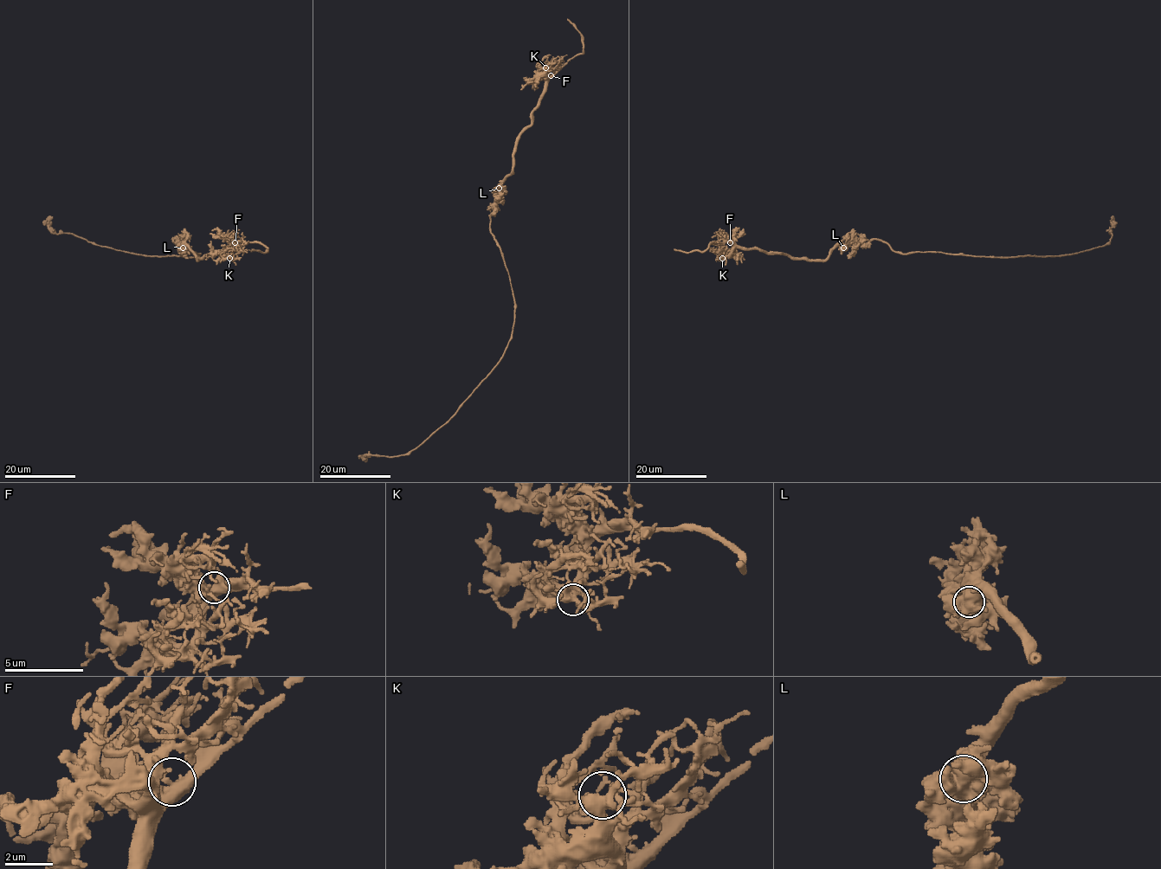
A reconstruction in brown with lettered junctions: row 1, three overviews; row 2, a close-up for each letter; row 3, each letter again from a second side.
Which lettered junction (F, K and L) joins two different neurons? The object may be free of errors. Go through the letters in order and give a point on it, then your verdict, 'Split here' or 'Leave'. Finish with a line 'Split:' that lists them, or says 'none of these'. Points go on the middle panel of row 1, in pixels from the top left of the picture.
F: Place: (551, 75). Leave
K: Place: (545, 67). Leave
L: Place: (499, 188). Leave
Split: none of these

